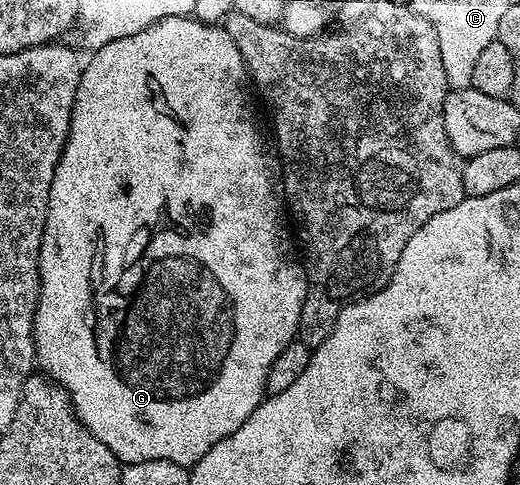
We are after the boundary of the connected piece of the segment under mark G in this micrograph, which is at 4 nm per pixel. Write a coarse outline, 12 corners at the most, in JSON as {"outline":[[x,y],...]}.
{"outline":[[221,25],[93,51],[34,352],[123,464],[264,401],[308,275]]}

